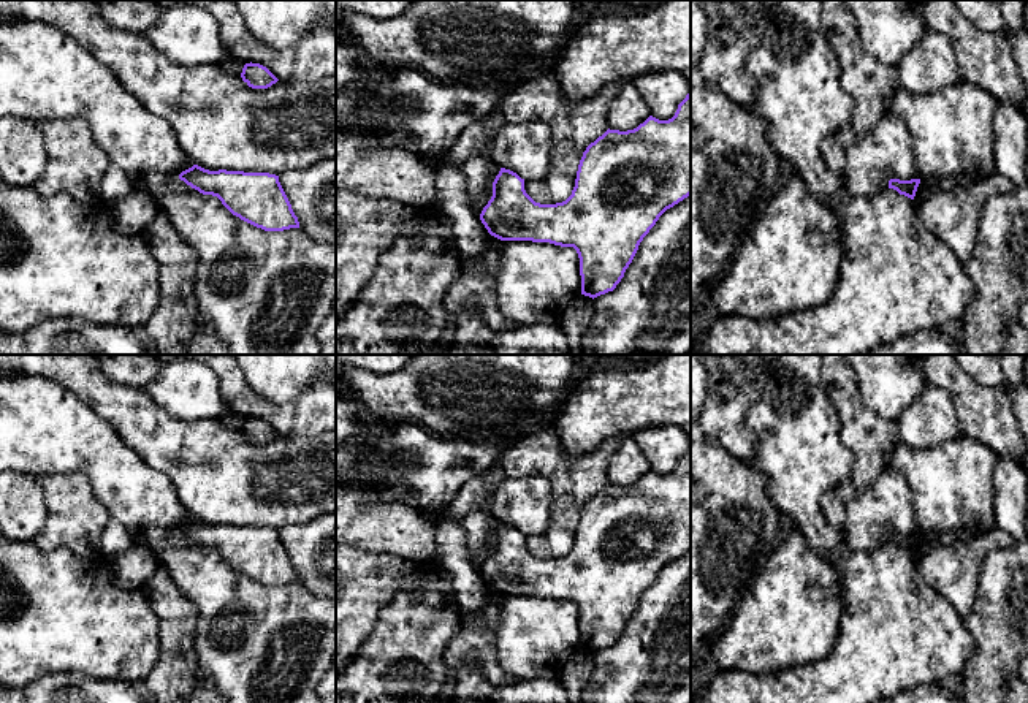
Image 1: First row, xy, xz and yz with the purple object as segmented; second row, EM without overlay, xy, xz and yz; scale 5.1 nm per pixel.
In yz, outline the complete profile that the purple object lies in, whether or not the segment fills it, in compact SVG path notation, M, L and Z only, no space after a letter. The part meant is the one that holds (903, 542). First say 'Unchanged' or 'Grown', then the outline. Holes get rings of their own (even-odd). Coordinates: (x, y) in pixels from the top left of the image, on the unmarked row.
Unchanged. M890 534L889 543L893 543L900 549L904 549L914 554L919 538L920 538L920 534L911 534L911 535Z

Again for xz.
Unchanged. M691 442L672 473L649 470L634 484L608 483L591 497L580 515L572 549L562 557L535 557L524 545L524 534L501 522L480 575L501 595L573 602L580 613L581 649L594 654L616 643L659 572L689 549Z

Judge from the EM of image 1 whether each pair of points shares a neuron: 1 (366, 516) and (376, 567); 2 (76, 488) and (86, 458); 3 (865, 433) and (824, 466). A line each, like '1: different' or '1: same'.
1: different
2: different
3: different

